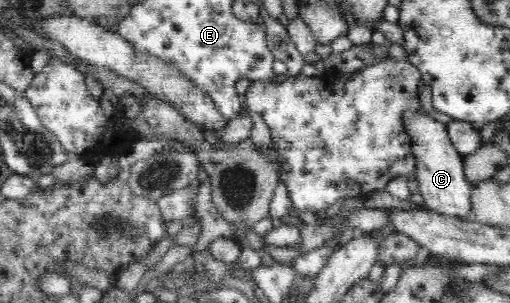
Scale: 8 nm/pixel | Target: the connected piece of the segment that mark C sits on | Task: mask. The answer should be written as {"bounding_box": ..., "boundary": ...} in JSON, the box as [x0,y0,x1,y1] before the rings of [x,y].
{"bounding_box":[402,110,474,221],"boundary":[[[406,110],[402,119],[408,139],[412,143],[410,147],[414,149],[416,179],[426,209],[463,221],[471,219],[471,195],[474,188],[468,183],[468,179],[464,178],[463,159],[450,142],[447,125],[436,121],[422,110]]]}

